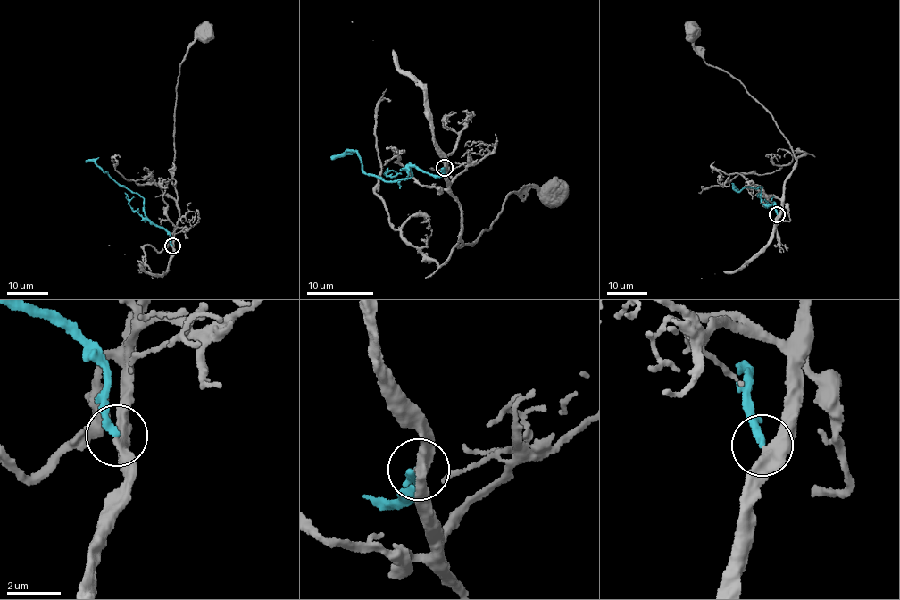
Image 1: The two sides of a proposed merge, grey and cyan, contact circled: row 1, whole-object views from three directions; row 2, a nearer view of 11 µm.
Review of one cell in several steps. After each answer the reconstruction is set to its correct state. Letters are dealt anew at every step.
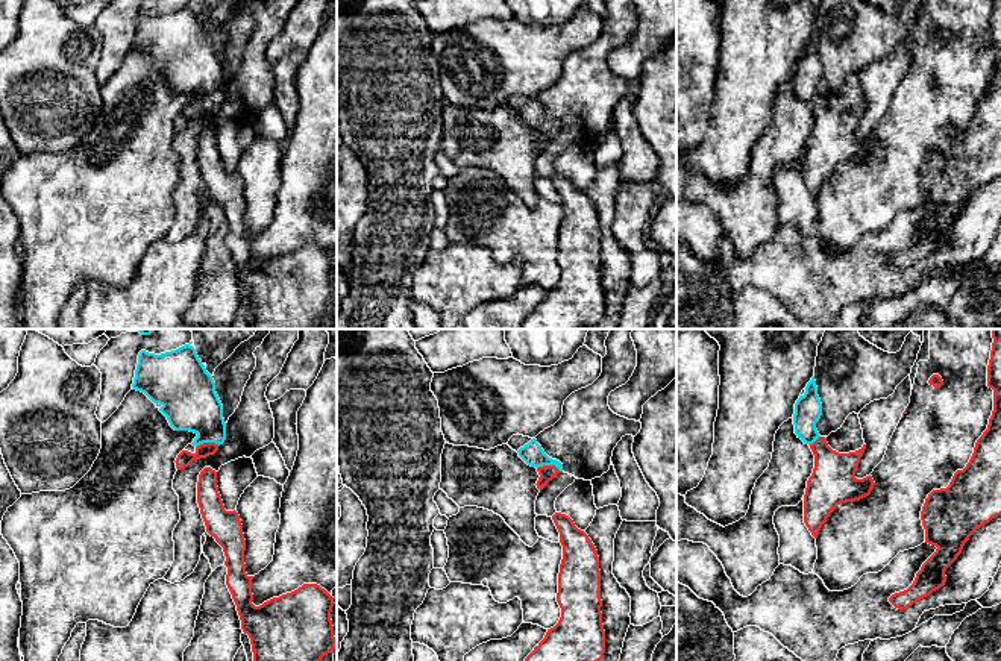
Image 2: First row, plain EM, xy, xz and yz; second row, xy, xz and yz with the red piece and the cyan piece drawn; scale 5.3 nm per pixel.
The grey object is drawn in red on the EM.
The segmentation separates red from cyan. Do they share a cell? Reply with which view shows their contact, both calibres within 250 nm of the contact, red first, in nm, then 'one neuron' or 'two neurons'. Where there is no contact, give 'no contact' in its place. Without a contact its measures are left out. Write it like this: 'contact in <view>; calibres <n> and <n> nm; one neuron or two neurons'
contact in xz; calibres 80 and 120 nm; one neuron

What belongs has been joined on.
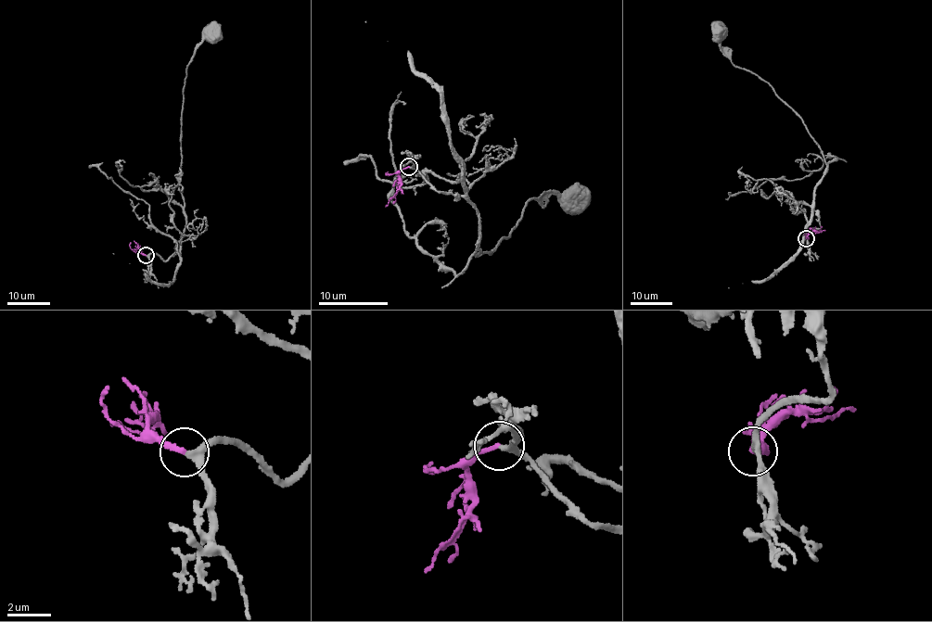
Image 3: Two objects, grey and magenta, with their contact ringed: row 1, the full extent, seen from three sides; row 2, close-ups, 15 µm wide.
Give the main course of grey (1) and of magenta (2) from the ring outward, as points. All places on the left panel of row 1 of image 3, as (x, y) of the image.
1: (146, 256), (154, 253), (165, 260), (172, 256), (185, 225), (179, 179), (183, 91), (186, 66), (210, 31)
2: (146, 256), (139, 250), (131, 249)

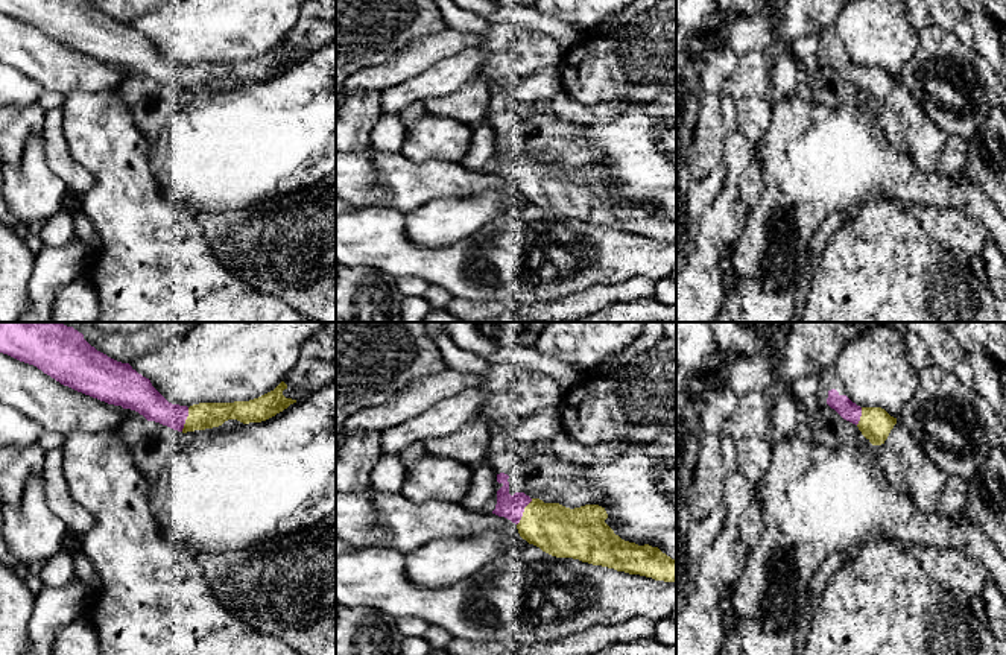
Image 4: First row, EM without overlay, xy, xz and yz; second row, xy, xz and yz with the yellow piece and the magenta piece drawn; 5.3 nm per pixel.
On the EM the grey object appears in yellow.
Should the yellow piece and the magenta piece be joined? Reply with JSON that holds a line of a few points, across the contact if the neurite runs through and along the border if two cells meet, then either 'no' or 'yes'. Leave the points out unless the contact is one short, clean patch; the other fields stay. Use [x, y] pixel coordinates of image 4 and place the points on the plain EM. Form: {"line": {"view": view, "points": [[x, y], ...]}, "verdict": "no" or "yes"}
{"verdict": "yes"}

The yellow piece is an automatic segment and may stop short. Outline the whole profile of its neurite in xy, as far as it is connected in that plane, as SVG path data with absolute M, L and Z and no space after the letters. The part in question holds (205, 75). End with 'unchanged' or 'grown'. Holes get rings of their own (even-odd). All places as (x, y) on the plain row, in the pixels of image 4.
M0 0L0 12L36 26L61 44L78 52L108 64L135 70L147 81L160 82L182 93L219 87L228 79L237 79L243 84L261 82L296 62L296 59L283 55L287 44L281 41L274 50L249 61L199 62L190 67L172 64L152 46L149 38L138 33L129 23L108 17L87 0Z; grown

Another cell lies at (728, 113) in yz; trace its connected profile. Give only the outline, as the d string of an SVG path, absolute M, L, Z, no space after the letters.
M720 94L720 114L726 132L732 131L737 125L736 100L732 97Z

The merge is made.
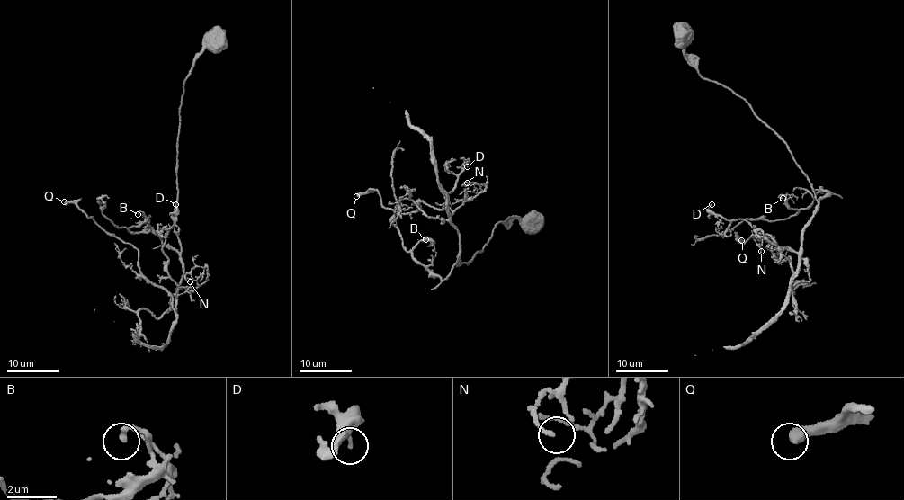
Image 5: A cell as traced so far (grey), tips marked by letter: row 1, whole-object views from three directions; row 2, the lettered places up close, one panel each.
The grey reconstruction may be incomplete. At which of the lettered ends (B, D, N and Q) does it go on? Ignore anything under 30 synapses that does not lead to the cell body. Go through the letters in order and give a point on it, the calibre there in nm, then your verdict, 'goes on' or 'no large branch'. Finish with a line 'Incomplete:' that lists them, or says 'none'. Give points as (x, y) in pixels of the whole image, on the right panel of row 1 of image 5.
B: at (783, 198); 220 nm thick; no large branch
D: at (711, 204); 130 nm thick; no large branch
N: at (761, 251); 150 nm thick; no large branch
Q: at (741, 240); 440 nm thick; no large branch
Incomplete: none

